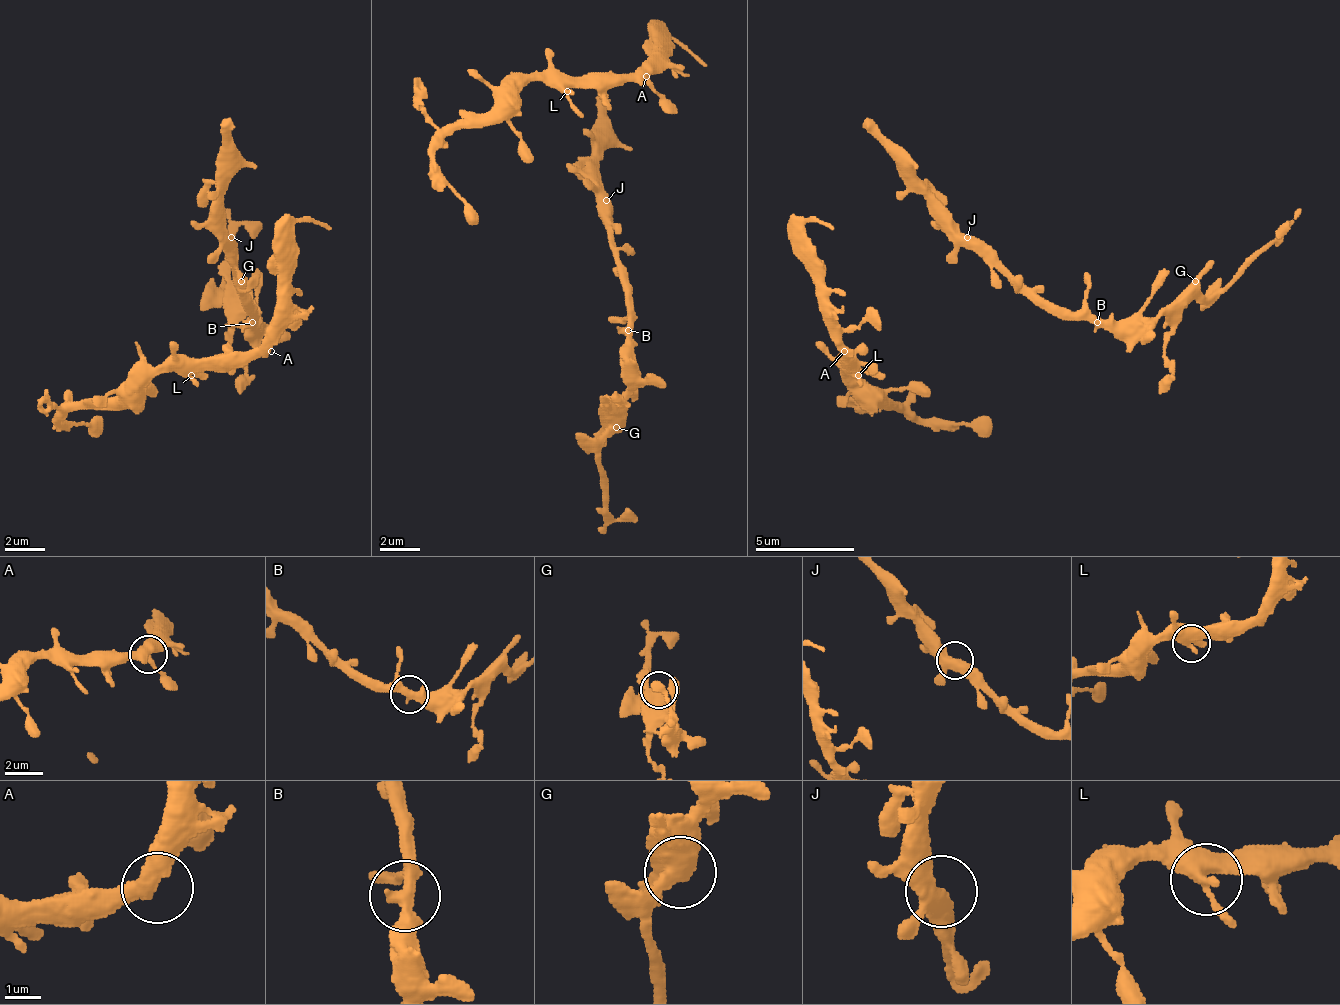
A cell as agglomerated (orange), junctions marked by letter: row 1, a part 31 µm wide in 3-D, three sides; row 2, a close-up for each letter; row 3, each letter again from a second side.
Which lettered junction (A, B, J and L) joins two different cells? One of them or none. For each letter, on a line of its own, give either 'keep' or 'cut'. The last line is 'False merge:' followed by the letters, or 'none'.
A: keep
B: keep
J: keep
L: keep
False merge: none

